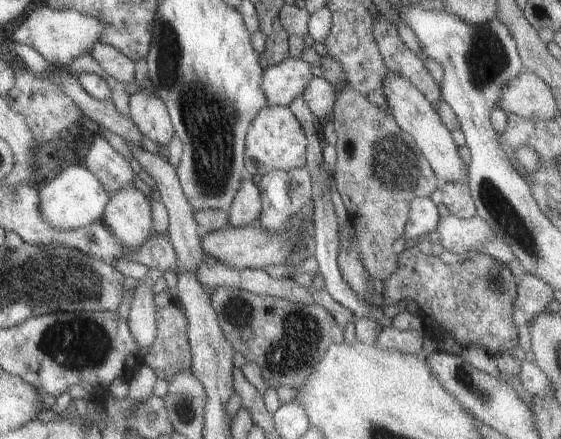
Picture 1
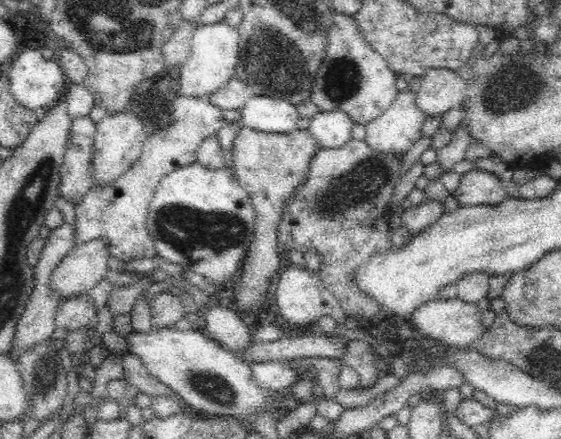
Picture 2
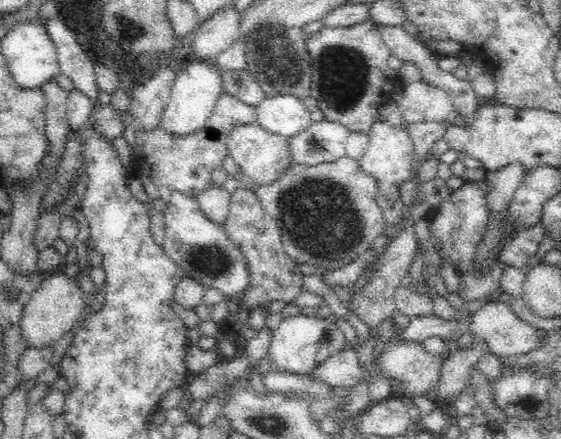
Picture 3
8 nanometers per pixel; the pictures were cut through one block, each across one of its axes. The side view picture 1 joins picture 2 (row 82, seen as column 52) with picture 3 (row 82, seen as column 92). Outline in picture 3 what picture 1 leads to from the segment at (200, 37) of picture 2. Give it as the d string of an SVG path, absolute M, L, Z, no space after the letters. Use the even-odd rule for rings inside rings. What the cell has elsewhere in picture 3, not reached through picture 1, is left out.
M195 57L192 62L188 62L174 82L172 98L166 108L162 110L156 127L166 131L170 137L184 137L202 130L223 94L221 77L222 71L218 68L216 60Z

